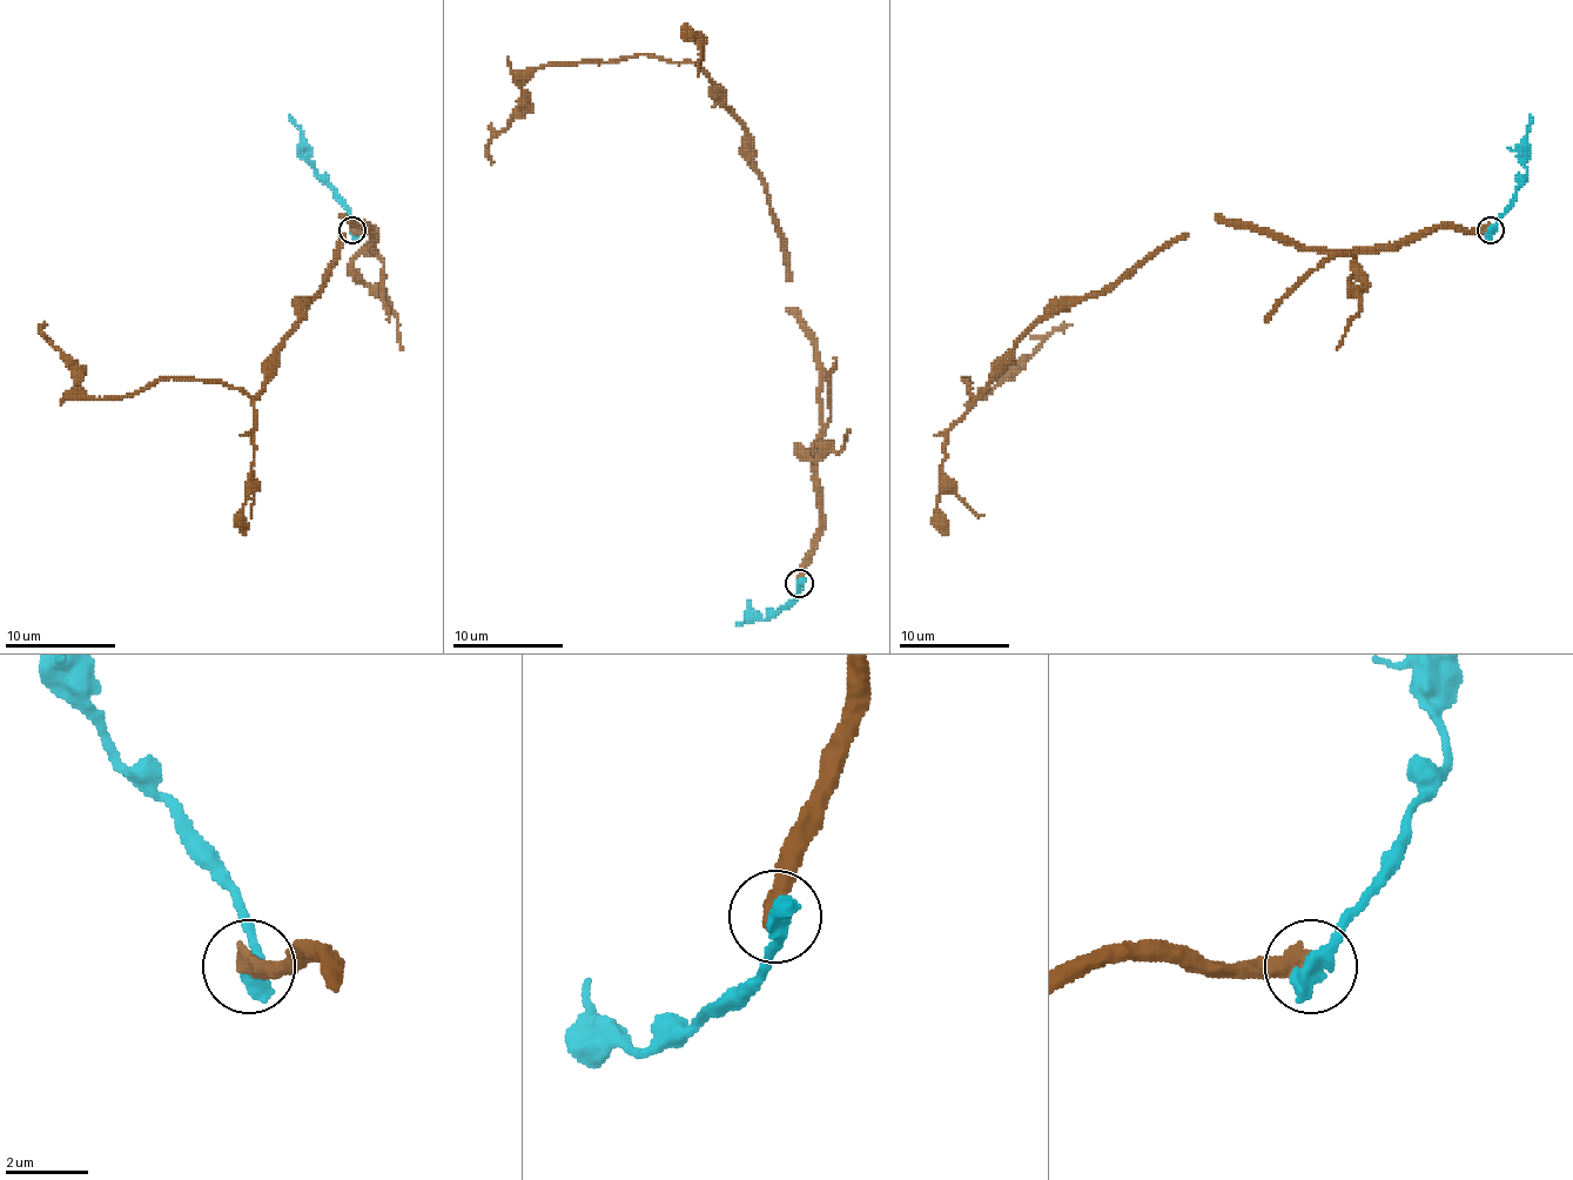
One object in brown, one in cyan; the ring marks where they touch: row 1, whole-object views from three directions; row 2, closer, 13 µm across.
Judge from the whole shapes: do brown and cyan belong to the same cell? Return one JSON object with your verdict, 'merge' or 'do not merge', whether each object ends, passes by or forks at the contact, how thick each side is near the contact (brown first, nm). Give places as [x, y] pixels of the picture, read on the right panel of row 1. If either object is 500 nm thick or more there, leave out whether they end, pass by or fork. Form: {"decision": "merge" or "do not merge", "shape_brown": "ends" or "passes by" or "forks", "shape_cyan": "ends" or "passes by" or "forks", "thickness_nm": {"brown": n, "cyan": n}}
{"decision": "do not merge", "thickness_nm": {"brown": 420, "cyan": 500}}

